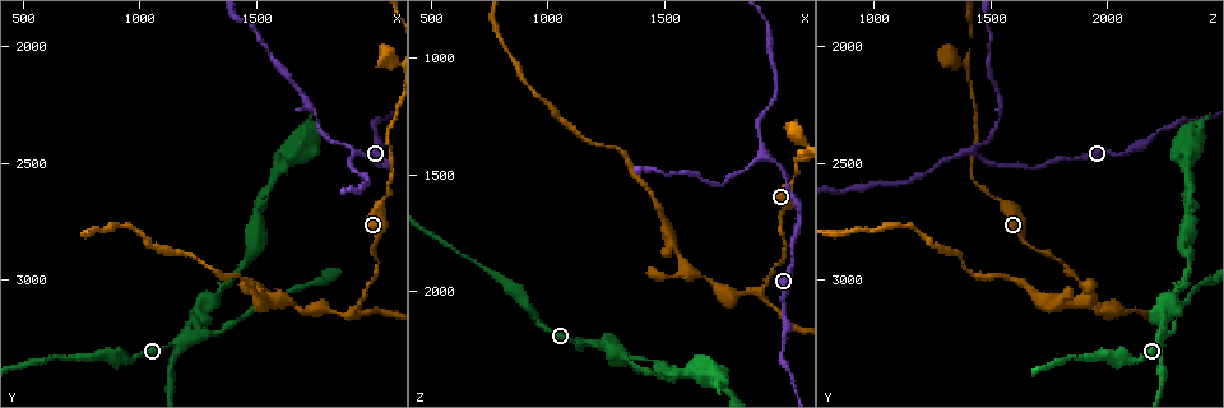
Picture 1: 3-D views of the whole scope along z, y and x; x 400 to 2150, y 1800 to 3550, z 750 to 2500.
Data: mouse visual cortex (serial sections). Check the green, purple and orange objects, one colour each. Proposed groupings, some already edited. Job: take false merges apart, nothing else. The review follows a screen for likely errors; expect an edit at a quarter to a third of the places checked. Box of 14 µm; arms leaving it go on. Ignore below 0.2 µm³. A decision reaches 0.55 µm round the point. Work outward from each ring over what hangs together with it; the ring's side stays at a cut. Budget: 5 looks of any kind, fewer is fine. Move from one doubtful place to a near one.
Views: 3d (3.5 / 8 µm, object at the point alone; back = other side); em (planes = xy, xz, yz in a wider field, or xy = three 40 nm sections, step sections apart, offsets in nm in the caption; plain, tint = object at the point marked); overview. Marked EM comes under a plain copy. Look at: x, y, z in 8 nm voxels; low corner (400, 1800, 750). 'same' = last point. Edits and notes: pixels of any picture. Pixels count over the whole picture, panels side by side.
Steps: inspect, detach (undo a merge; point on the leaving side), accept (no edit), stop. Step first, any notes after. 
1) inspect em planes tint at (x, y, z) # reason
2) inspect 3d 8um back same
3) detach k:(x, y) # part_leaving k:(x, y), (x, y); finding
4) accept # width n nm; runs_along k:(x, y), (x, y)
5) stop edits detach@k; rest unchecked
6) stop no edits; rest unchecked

inspect 3d 8um at (2060, 2480, 1820) # thin neck

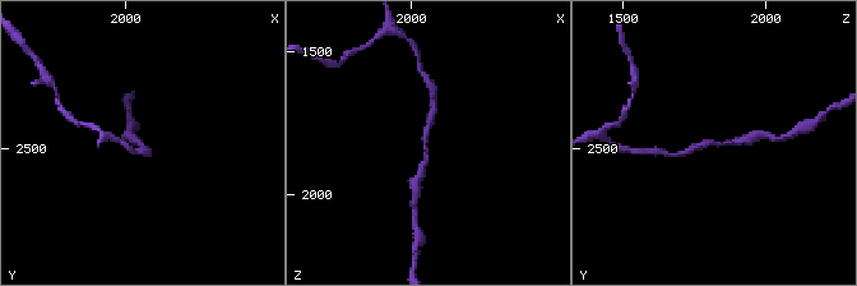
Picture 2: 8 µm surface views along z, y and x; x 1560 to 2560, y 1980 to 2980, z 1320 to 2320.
inspect 3d 3.5um at (2050, 2490, 1840)

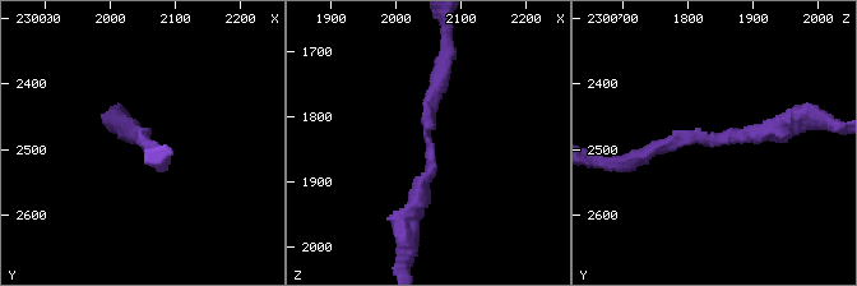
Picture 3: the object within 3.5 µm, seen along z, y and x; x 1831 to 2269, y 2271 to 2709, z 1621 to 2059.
inspect em xy step 1 tint at (2050, 2485, 1835) # now the EM

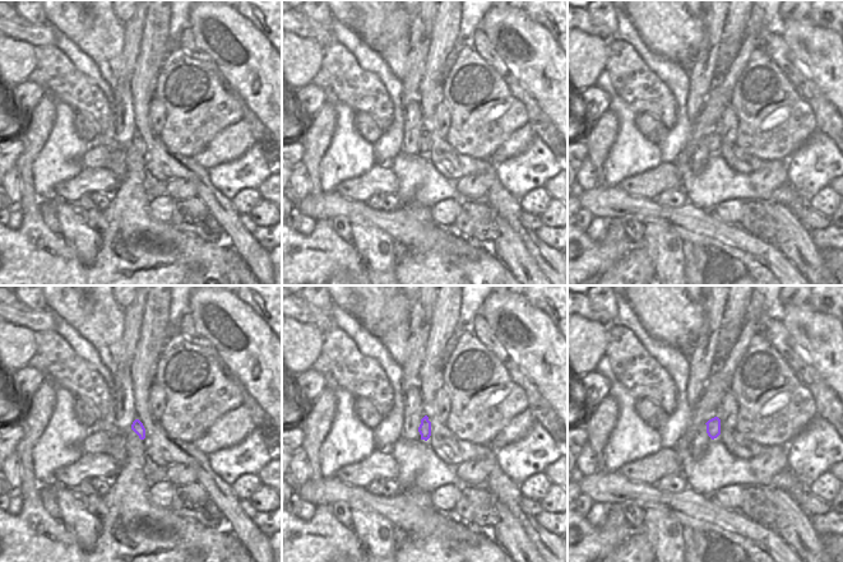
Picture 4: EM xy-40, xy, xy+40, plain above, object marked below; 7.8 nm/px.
accept # runs_along 3:(407, 216), (430, 170), (426, 115), (445, 65); continuous, no second cell

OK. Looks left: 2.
inspect 3d 3.5um at (1960, 2460, 1440) # three arms meet

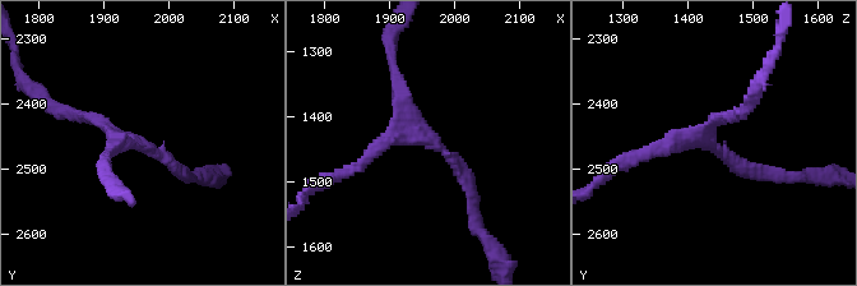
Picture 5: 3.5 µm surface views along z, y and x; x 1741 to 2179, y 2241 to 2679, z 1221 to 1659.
inspect em planes tint at (1950, 2460, 1435) # arms 3; arm_widths 150, 200, 200 nm; now the EM

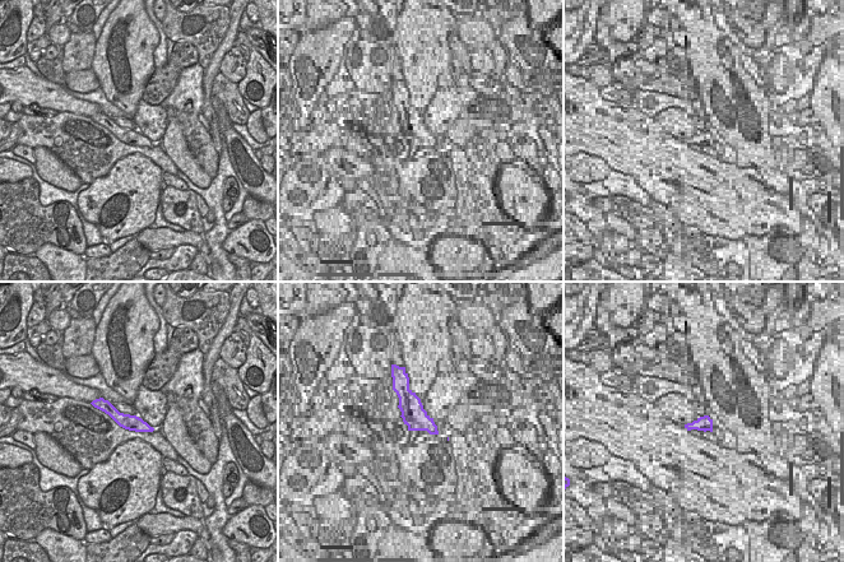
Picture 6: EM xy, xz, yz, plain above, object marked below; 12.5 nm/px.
accept # width 190 nm; runs_along 6:(101, 404), (121, 419), (147, 428); continuous, no second cell

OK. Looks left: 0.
stop no edits; rest unchecked

